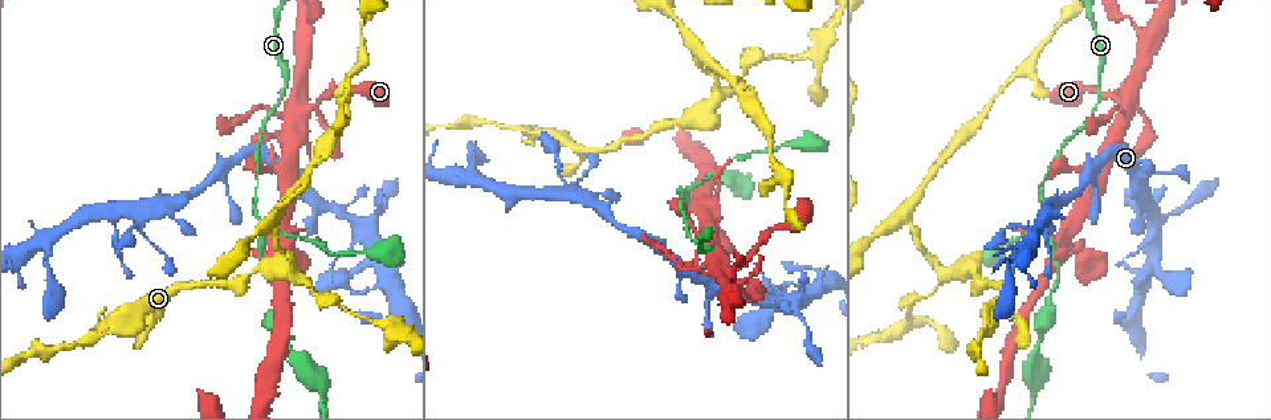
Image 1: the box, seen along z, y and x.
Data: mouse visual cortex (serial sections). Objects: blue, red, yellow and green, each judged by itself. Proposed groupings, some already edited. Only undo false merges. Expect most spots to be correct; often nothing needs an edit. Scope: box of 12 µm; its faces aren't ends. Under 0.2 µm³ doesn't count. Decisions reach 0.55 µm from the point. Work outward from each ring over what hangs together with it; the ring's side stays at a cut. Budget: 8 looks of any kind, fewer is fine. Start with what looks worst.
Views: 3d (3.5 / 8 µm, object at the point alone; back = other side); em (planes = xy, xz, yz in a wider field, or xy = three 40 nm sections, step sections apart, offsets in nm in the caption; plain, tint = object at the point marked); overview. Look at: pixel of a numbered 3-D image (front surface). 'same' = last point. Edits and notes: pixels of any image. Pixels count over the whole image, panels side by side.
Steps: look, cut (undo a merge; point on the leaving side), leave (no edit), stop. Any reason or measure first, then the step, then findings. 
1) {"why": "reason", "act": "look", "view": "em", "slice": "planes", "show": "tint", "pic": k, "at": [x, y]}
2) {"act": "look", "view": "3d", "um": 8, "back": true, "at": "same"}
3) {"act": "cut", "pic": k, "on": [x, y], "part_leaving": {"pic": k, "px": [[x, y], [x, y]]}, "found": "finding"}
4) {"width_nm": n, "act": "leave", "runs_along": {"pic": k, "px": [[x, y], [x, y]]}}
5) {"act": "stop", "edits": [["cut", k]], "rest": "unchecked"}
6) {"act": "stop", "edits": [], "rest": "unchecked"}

{"why": "three-way junction", "act": "look", "view": "3d", "um": 8, "back": true, "pic": 1, "at": [683, 194]}

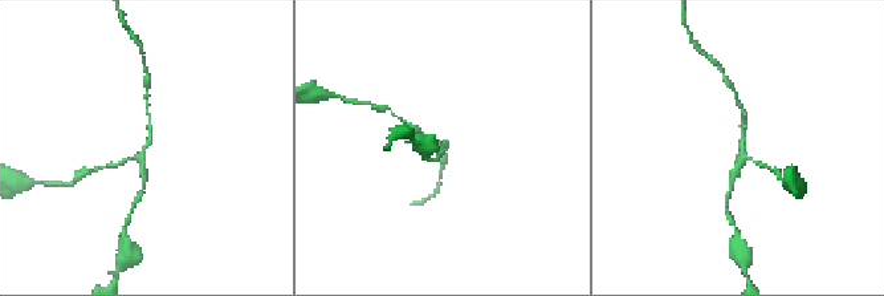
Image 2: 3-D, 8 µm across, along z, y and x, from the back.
{"why": "zoom in", "act": "look", "view": "3d", "um": 3.5, "pic": 2, "at": [144, 153]}

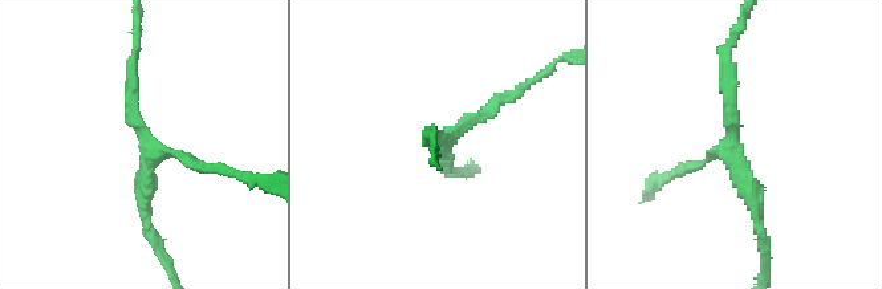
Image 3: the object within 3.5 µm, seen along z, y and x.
{"arms": 3, "arm_widths_nm": [100, 150, 200], "act": "leave", "runs_along": {"pic": 3, "px": [[724, 62], [731, 149], [759, 226]]}, "found": "continuous, no second cell"}

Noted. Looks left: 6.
{"why": "small branch off a trunk", "act": "look", "view": "3d", "um": 8, "pic": 1, "at": [717, 93]}

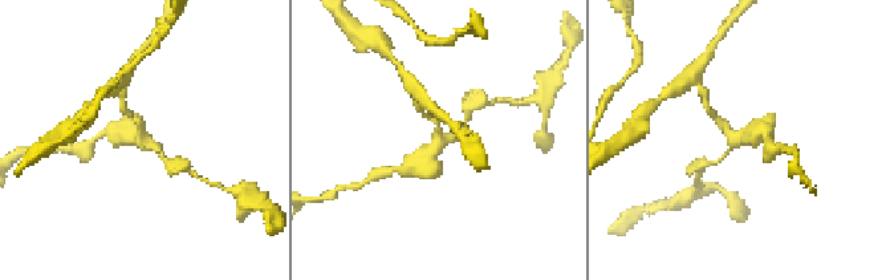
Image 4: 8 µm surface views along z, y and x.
{"arms": 3, "arm_widths_nm": [150, 200, 450], "act": "look", "view": "em", "slice": "xy", "step": 2, "show": "tint", "pic": 4, "at": [737, 133]}

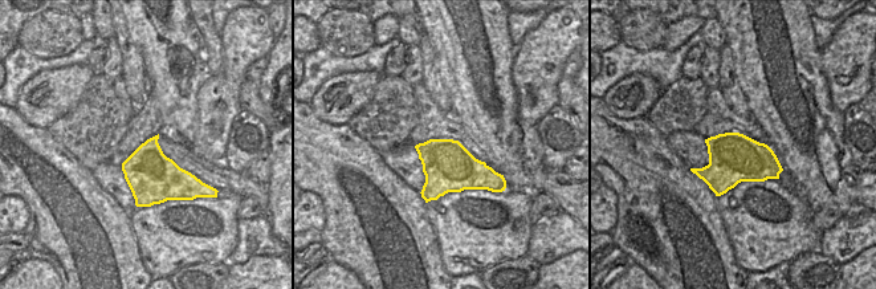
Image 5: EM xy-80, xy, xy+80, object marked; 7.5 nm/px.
{"act": "leave", "runs_along": {"pic": 4, "px": [[763, 130], [732, 136], [712, 114]]}, "found": "continuous, no second cell"}

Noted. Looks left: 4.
{"why": "sharp bend", "act": "look", "view": "3d", "um": 3.5, "back": true, "pic": 1, "at": [277, 218]}

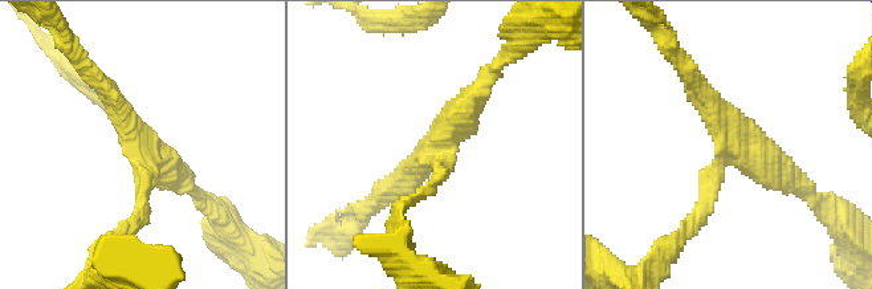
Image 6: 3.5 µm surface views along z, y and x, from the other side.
{"arms": 3, "arm_widths_nm": [200, 250, 350], "why": "shape alone is not enough", "act": "look", "view": "em", "slice": "xy", "step": 3, "show": "tint", "pic": 6, "at": [132, 148]}

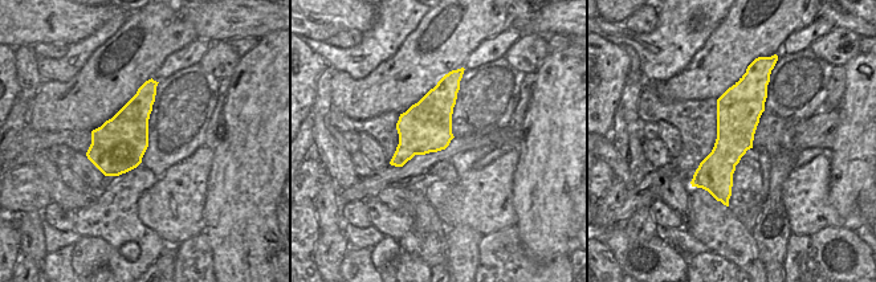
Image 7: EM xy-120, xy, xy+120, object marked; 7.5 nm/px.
{"act": "leave", "runs_along": {"pic": 6, "px": [[134, 224], [134, 130], [93, 77]]}, "found": "one cell here"}

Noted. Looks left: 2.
{"act": "stop", "edits": [], "rest": "unchecked"}

